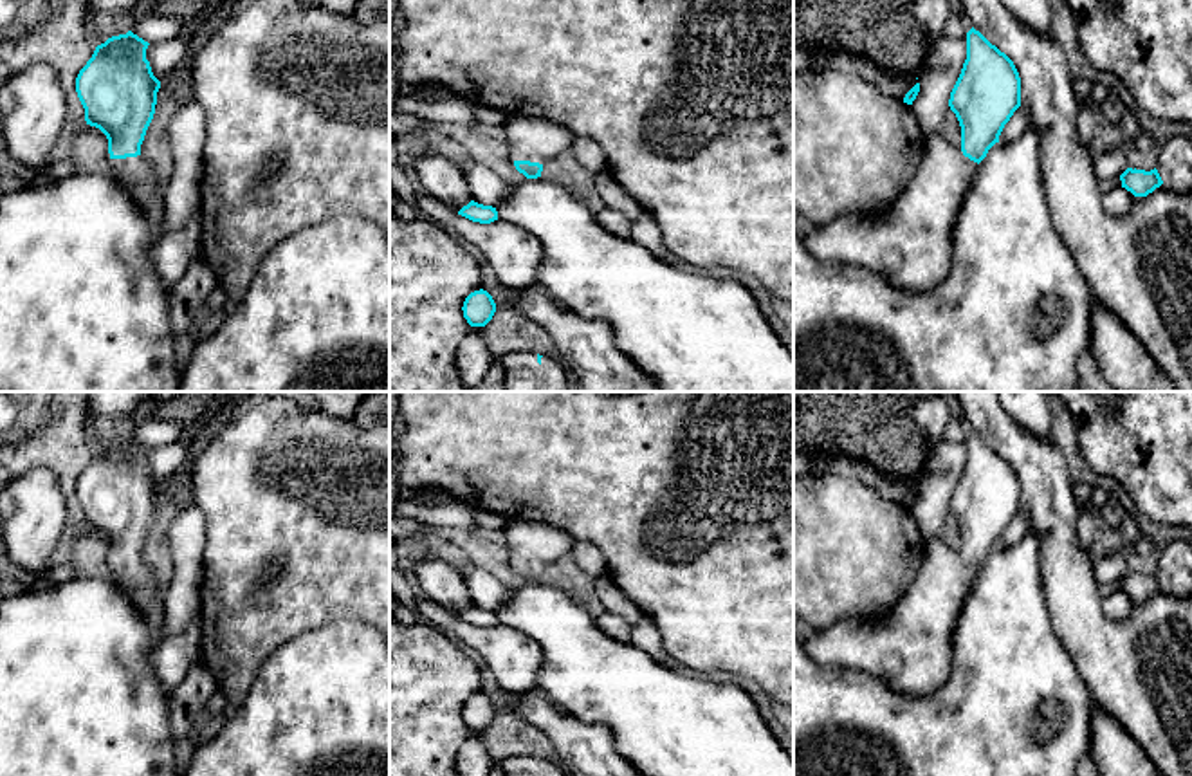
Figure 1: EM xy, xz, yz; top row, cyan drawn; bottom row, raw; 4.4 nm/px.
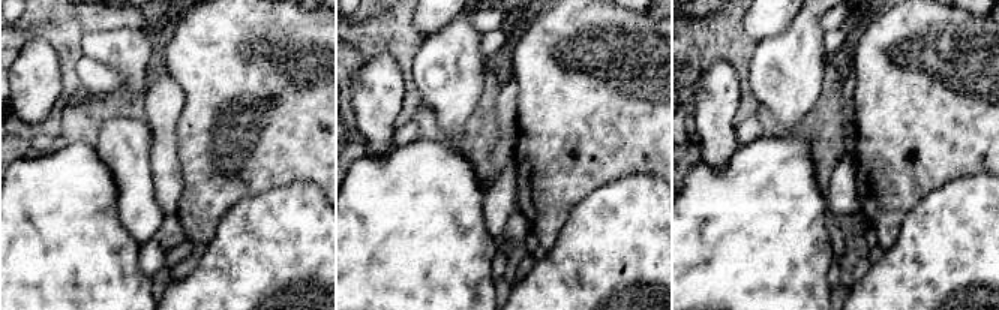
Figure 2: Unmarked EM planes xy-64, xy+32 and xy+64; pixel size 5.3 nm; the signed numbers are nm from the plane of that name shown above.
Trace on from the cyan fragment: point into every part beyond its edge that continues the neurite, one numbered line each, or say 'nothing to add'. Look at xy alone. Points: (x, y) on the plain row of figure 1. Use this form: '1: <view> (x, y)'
1: xy (170, 657)

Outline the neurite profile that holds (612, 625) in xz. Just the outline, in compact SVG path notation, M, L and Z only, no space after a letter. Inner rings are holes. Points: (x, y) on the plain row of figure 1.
M604 612L599 619L597 619L597 626L610 635L615 641L620 642L628 642L629 635L631 635L631 624L628 621L624 621L622 617L611 614L611 612Z

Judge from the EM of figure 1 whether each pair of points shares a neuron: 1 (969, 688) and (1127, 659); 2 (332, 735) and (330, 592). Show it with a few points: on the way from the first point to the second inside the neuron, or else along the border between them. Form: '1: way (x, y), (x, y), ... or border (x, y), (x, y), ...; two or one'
1: border (1055, 630), (1095, 702); two
2: border (370, 625), (359, 619), (338, 619), (291, 639); two

